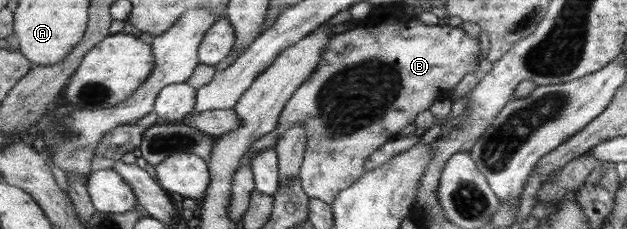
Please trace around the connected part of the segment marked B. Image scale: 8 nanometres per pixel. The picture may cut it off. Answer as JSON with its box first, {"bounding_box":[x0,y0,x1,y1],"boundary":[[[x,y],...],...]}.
{"bounding_box":[278,16,482,205],"boundary":[[[381,16],[376,19],[367,19],[359,22],[355,28],[351,30],[344,33],[338,32],[338,34],[332,38],[329,50],[325,53],[325,58],[322,60],[318,71],[296,92],[296,95],[290,100],[288,106],[286,106],[281,119],[280,133],[278,133],[280,134],[279,139],[282,139],[284,133],[291,130],[296,124],[304,124],[308,128],[308,141],[310,141],[310,144],[308,144],[308,152],[306,152],[305,163],[301,172],[303,186],[308,195],[314,198],[320,198],[331,205],[338,200],[338,197],[343,191],[354,187],[354,184],[358,180],[361,180],[362,176],[368,172],[368,170],[366,170],[366,162],[368,162],[368,158],[370,158],[376,150],[380,150],[386,142],[394,140],[394,136],[396,136],[402,128],[410,126],[420,112],[428,110],[428,108],[432,106],[432,102],[450,99],[450,94],[453,92],[453,89],[461,82],[464,76],[467,76],[467,74],[476,75],[476,72],[479,70],[481,62],[481,58],[479,57],[482,57],[480,41],[470,37],[464,29],[460,30],[460,26],[452,27],[446,22],[441,22],[434,26],[426,26],[424,22],[420,22],[420,18],[418,18],[418,22],[398,22],[398,24],[388,24],[388,22],[382,20],[386,20],[386,16]]]}

